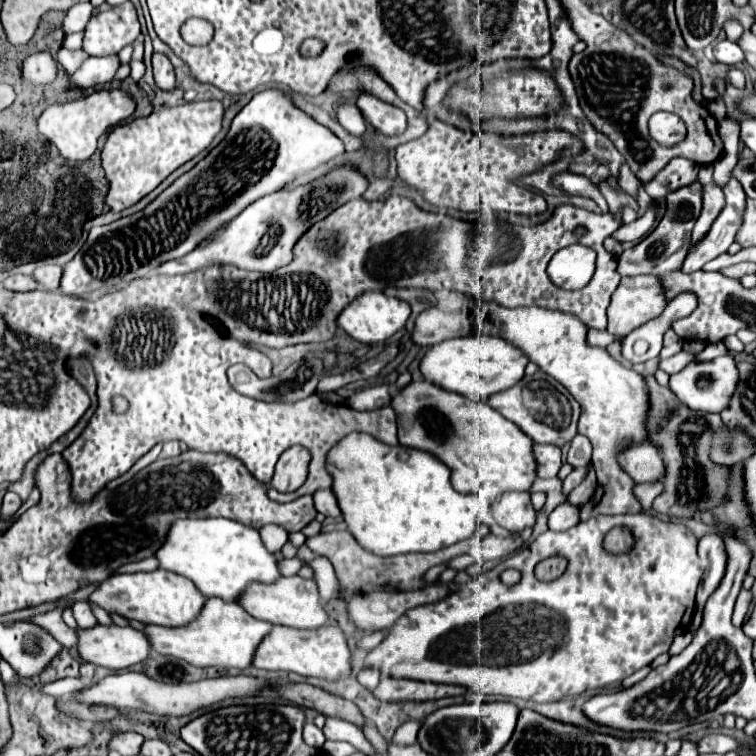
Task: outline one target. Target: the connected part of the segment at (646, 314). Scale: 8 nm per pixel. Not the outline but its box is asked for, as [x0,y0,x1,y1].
[607,274,667,336]

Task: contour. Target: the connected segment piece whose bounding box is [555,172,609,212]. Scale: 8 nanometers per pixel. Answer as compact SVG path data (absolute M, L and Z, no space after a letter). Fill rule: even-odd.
M571 172L559 174L559 176L555 178L555 186L559 186L561 190L565 190L565 192L571 194L571 196L593 198L593 200L599 204L599 208L601 208L603 212L609 212L607 202L605 202L605 198L601 196L601 192L599 192L585 176L577 176L577 174L571 174Z

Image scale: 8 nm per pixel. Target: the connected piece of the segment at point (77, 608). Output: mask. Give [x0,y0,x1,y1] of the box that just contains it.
[73,602,99,630]

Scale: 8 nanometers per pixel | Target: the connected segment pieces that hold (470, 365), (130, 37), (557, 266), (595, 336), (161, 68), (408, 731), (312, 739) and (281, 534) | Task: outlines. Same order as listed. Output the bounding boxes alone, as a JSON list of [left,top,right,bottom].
[[421,334,529,400],[83,2,139,56],[547,244,595,290],[587,328,613,346],[152,52,175,92],[393,720,421,744],[303,722,325,748],[259,524,289,552]]

